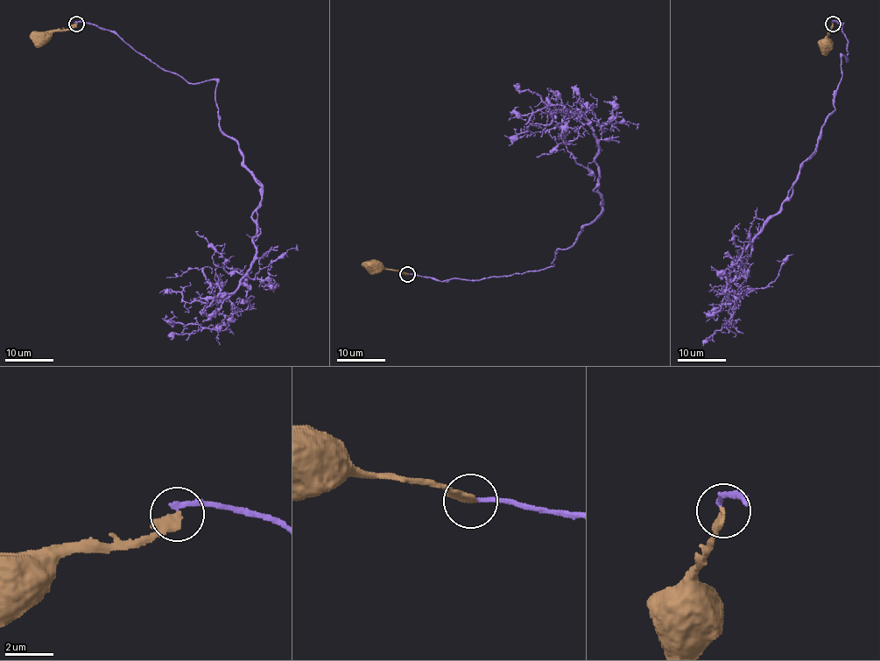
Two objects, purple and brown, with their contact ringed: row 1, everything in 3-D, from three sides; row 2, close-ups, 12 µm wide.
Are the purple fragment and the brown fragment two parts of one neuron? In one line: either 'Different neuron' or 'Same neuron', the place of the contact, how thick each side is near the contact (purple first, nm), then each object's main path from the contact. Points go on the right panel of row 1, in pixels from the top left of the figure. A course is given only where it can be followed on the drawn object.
Different neuron. Place: (833, 24). Thickness 190 nm (purple) against 320 nm. Course of purple: (833, 24), (842, 23), (848, 40), (834, 111), (781, 208), (728, 271), (732, 317), (703, 346). Course of brown: (833, 24), (825, 45)

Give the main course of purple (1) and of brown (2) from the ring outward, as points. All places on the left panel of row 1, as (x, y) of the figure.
1: (75, 24), (115, 31), (187, 81), (217, 81), (219, 128), (260, 185), (256, 258), (230, 319), (170, 340)
2: (75, 24), (67, 29), (55, 30), (41, 38)

